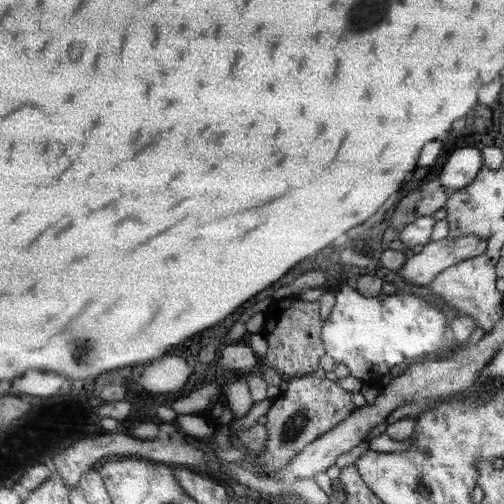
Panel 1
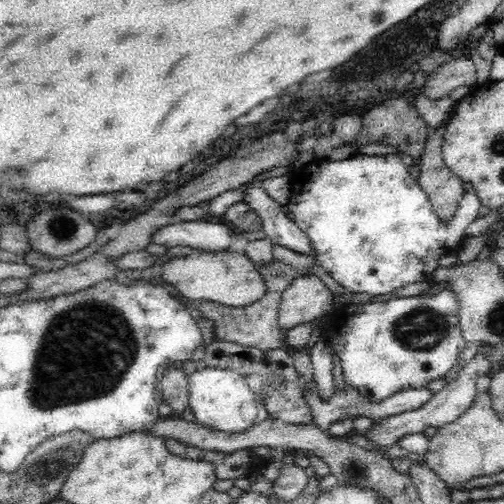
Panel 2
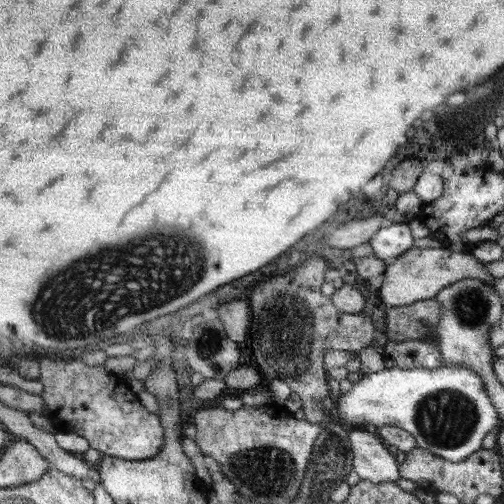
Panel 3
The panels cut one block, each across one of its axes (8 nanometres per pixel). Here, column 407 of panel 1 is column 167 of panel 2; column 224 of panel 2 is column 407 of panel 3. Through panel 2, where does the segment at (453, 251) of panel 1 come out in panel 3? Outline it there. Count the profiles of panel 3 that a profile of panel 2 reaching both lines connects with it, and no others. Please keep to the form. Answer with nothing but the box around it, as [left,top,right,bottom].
[379,248,493,308]

